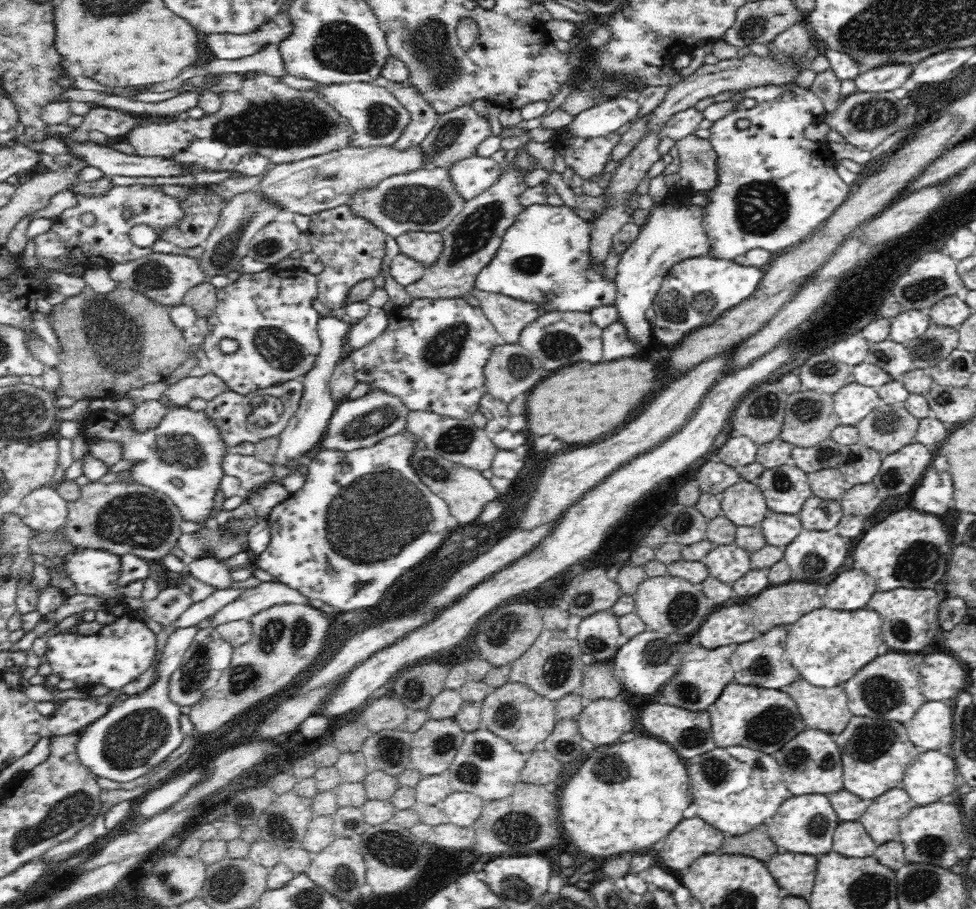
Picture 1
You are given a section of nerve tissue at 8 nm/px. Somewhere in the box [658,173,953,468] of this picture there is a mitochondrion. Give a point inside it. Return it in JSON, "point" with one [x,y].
{"point":[761,209]}

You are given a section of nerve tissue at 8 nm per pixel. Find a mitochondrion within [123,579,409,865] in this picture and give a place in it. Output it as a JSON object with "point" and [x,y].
{"point":[278,636]}

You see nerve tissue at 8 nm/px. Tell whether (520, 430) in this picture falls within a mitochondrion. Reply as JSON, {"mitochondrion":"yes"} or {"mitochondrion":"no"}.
{"mitochondrion":"no"}

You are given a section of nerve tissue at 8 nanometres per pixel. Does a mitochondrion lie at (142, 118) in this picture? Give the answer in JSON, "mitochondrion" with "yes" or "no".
{"mitochondrion":"no"}

